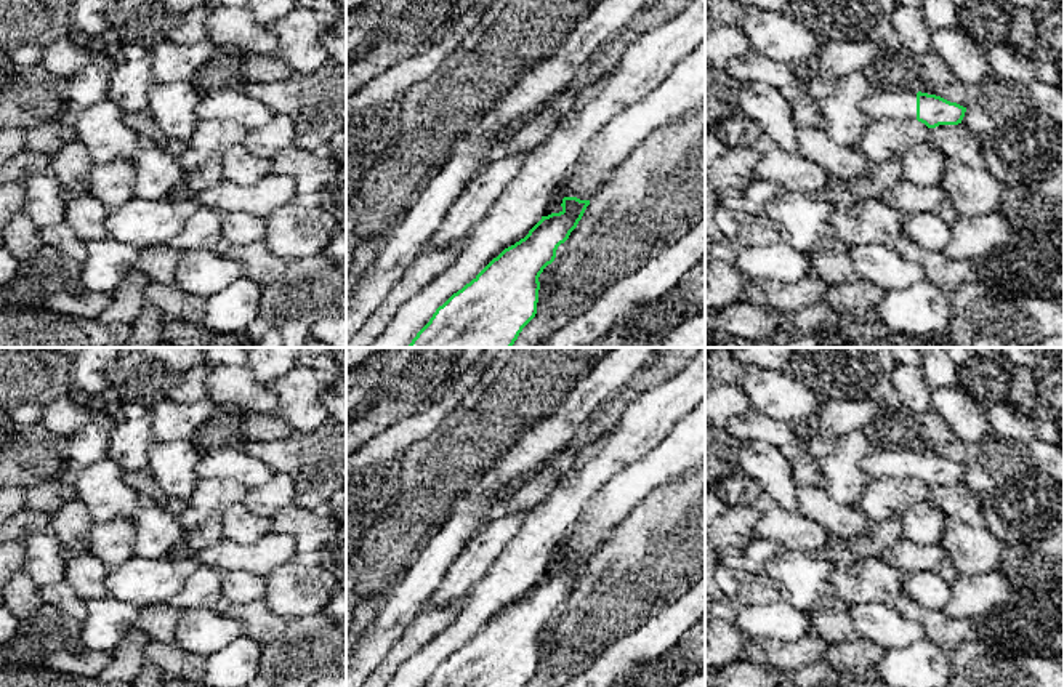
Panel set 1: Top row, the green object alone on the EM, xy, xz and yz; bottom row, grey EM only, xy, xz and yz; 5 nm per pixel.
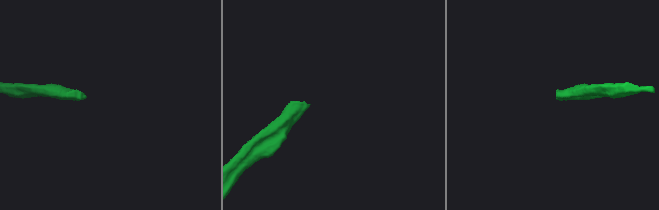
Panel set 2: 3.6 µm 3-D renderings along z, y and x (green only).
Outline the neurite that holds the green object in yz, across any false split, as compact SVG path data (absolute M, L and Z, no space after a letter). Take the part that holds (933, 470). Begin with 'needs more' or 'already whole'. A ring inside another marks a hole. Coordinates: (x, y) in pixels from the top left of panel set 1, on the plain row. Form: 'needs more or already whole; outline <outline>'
needs more; outline M910 448L875 450L862 461L872 480L918 479L928 487L961 482L966 466L941 455Z

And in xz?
needs more; outline M705 400L700 402L687 416L676 423L673 431L644 458L625 466L611 477L588 501L575 524L569 528L562 546L562 568L542 575L542 578L529 589L529 593L505 607L494 617L470 642L453 652L442 665L436 668L429 681L423 687L524 687L537 673L538 636L543 628L556 617L556 609L564 602L570 591L582 578L590 559L596 556L612 538L617 527L655 490L667 487L705 463Z

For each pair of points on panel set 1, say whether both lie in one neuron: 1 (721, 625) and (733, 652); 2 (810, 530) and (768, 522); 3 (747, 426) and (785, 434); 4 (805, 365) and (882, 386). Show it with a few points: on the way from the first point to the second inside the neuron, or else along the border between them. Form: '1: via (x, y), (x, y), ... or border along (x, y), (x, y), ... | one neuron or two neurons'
1: via (721, 631), (726, 638), (726, 646) | one neuron
2: via (800, 530), (790, 530), (777, 524) | one neuron
3: via (757, 426), (776, 433) | one neuron
4: via (824, 369), (859, 369), (862, 372) | one neuron

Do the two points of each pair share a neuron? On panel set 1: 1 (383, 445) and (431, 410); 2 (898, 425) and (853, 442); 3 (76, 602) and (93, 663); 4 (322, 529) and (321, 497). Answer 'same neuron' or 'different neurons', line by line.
1: same neuron
2: different neurons
3: different neurons
4: different neurons

